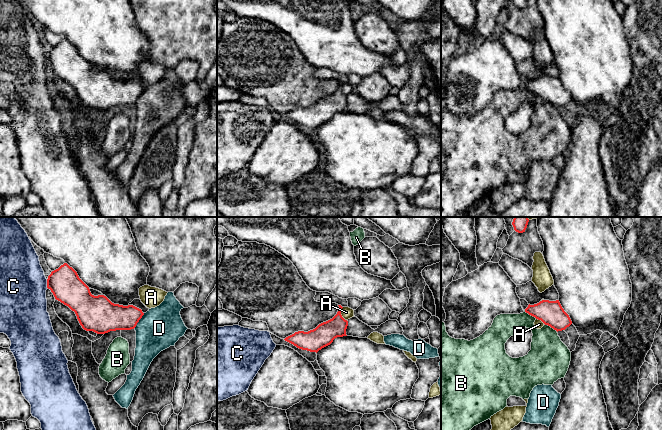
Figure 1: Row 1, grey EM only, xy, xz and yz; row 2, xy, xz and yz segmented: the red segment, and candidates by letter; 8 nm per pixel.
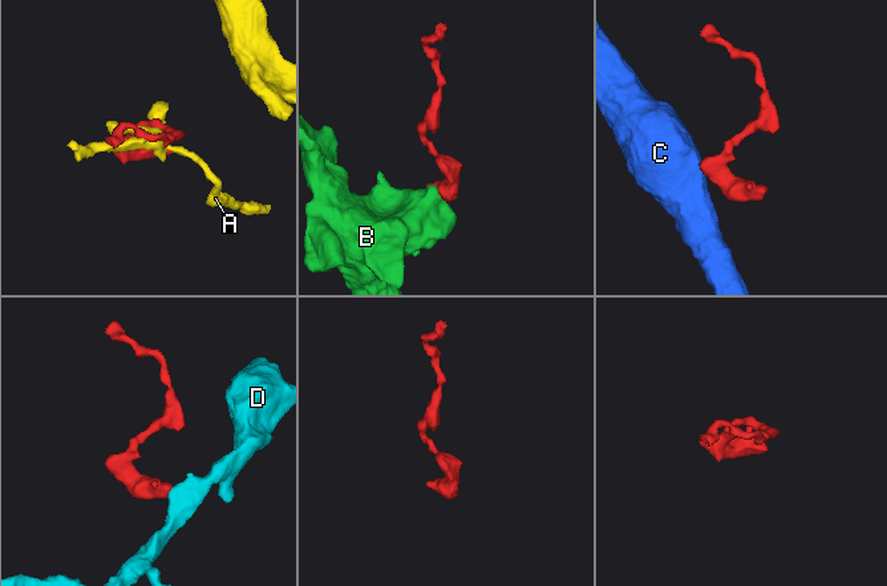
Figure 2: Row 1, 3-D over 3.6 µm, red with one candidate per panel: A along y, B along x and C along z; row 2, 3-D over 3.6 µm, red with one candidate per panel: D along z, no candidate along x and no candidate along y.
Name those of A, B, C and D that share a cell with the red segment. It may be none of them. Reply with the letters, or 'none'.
none

